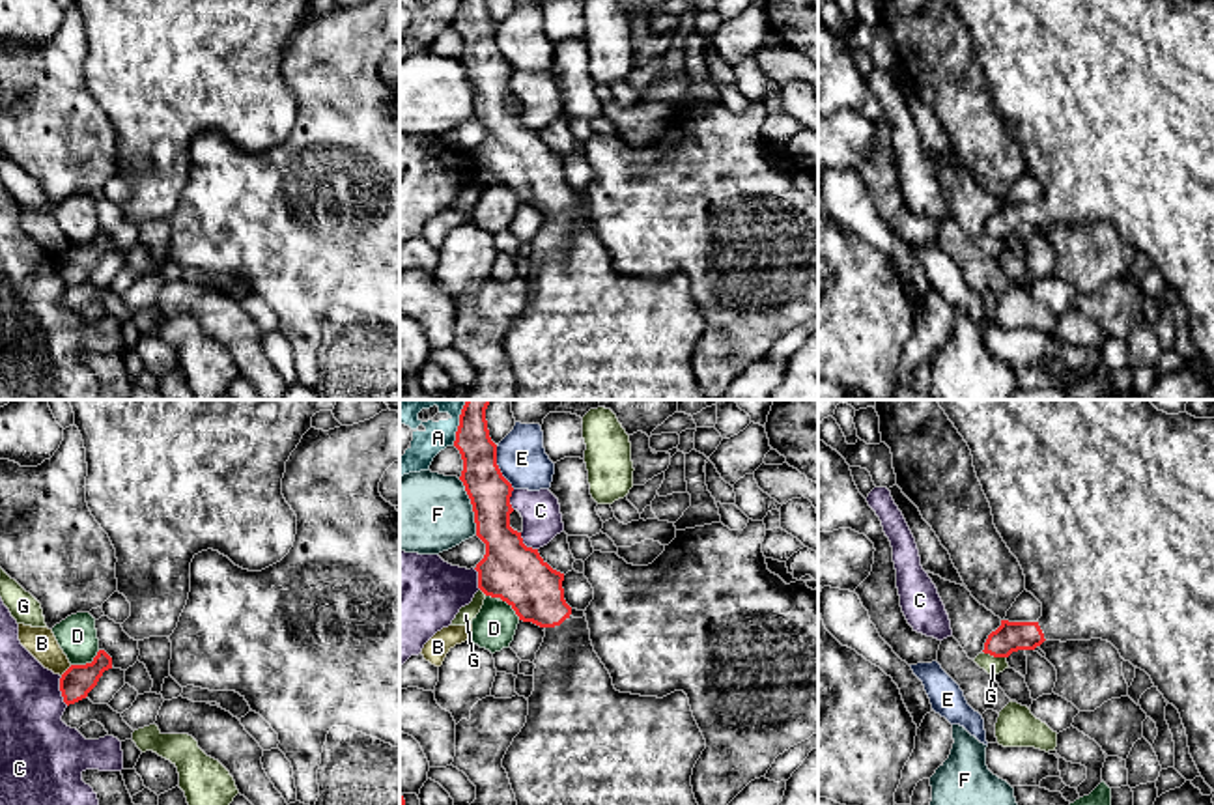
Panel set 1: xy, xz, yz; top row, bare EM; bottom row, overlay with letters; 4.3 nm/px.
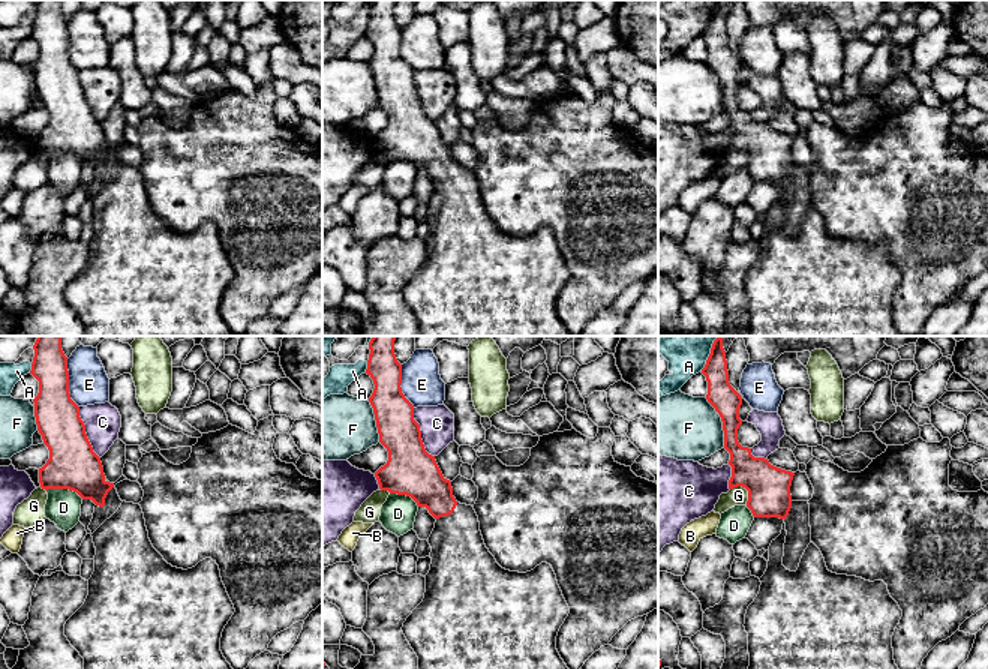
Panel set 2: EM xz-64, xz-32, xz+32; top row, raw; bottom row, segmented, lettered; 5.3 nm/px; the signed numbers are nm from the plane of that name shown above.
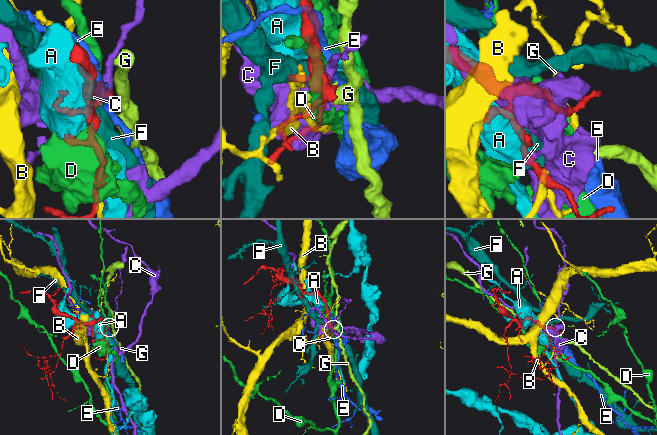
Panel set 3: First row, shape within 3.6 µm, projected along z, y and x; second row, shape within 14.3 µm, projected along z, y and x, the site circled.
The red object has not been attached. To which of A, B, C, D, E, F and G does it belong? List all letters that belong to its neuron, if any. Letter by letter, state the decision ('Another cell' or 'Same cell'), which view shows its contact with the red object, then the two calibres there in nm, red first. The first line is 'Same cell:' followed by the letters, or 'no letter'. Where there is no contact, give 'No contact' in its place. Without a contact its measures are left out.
Same cell: no letter
A: Another cell. Touches red in xz. Thickness 170 nm (red) against 120 nm
B: Another cell. Touches red in xy. Thickness 140 nm (red) against 130 nm
C: Another cell. Touches red in xy. Thickness 140 nm (red) against 300 nm
D: Another cell. Touches red in xy. Thickness 140 nm (red) against 170 nm
E: Another cell. Touches red in xz. Thickness 180 nm (red) against 220 nm
F: Another cell. Touches red in xz. Thickness 180 nm (red) against 360 nm
G: Another cell. Touches red in yz. Thickness 130 nm (red) against 80 nm

